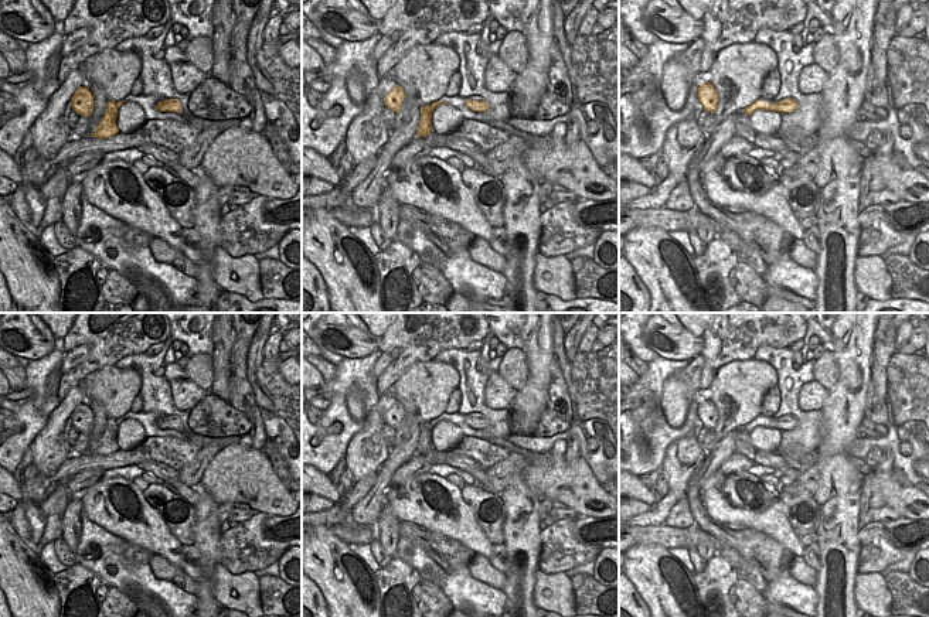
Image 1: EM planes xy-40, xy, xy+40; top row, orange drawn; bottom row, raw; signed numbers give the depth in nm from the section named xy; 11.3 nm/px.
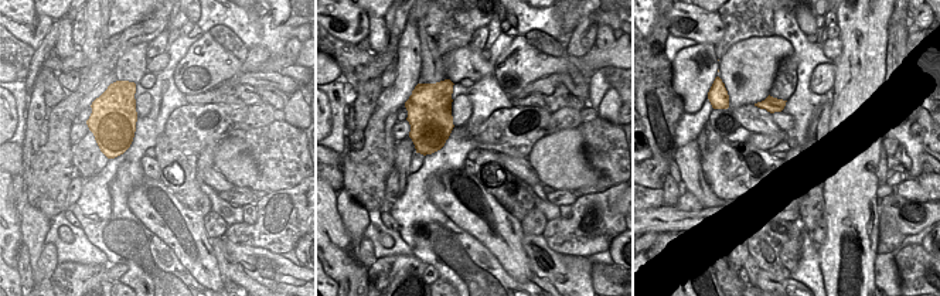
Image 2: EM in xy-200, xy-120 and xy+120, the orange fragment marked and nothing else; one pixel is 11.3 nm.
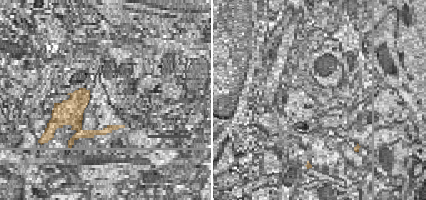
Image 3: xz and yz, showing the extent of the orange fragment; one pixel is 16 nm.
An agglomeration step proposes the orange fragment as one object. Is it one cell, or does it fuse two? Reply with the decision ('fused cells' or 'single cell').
single cell

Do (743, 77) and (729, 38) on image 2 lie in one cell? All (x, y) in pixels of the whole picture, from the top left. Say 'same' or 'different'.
different

